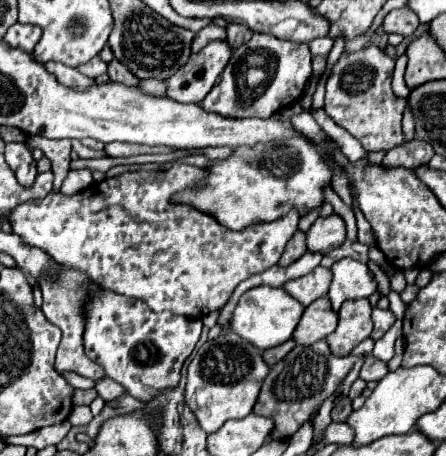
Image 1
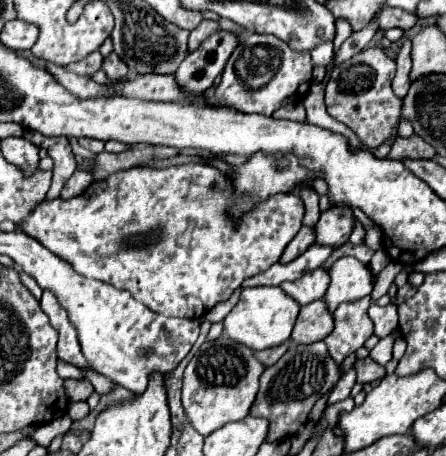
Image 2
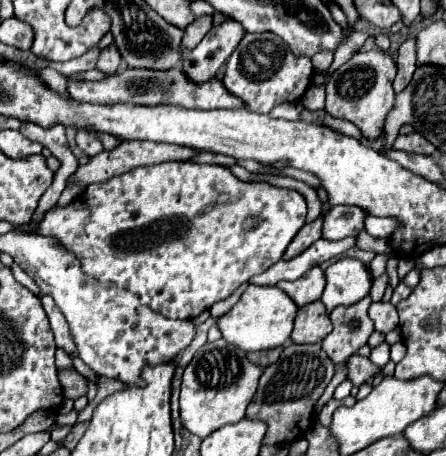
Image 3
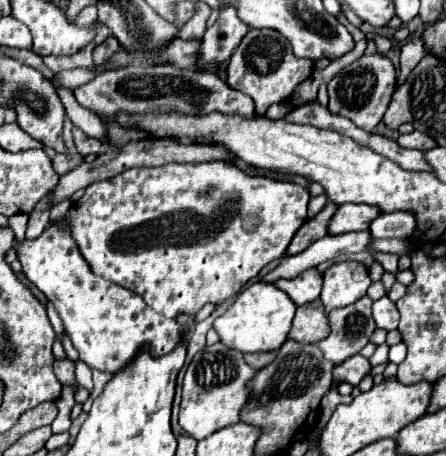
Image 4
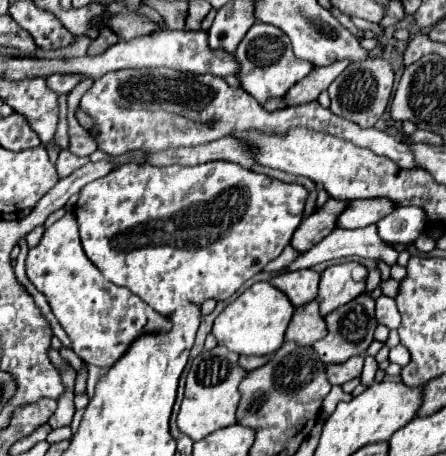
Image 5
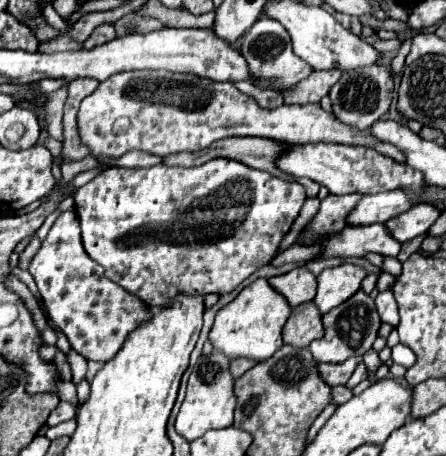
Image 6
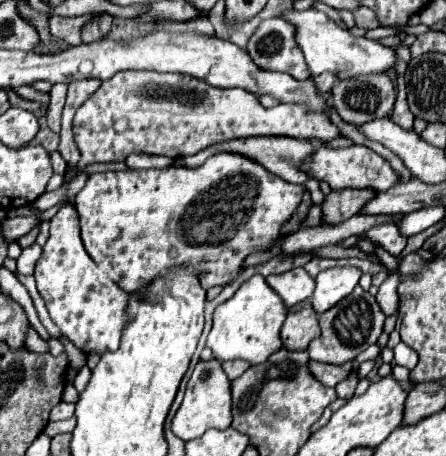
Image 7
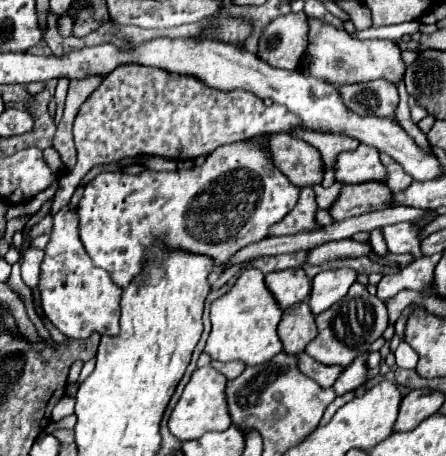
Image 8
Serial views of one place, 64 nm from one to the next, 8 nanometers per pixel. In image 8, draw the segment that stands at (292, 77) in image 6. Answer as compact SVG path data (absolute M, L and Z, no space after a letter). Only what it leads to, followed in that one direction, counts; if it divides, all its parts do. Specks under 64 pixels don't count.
M290 12L268 24L260 38L258 56L276 68L296 70L308 46L306 12Z

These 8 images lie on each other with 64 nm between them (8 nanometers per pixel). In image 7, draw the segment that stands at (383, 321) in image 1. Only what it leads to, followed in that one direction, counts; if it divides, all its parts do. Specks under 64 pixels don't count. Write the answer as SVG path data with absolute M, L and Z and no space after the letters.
M390 272L388 278L382 282L382 286L378 288L378 294L376 294L376 300L380 304L380 308L386 312L386 316L395 314L397 311L398 303L396 303L396 297L398 297L397 287L400 284L400 272Z

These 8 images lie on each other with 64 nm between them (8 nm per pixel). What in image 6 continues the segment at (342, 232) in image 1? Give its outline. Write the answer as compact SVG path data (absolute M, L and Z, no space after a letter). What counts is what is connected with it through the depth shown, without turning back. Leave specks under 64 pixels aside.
M380 192L376 196L364 196L358 206L348 214L350 226L368 226L374 222L386 222L406 210L410 210L416 202L410 200L408 192Z

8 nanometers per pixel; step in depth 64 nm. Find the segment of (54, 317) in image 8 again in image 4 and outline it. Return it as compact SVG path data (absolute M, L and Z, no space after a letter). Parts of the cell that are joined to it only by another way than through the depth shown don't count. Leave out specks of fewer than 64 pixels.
M52 224L36 240L24 240L14 248L24 274L46 294L48 302L52 302L80 360L90 368L114 374L128 364L144 344L150 346L154 356L168 354L178 344L180 326L176 320L160 316L148 308L138 294L96 276L88 268L76 248L76 240L72 240L72 232L68 232L68 224Z

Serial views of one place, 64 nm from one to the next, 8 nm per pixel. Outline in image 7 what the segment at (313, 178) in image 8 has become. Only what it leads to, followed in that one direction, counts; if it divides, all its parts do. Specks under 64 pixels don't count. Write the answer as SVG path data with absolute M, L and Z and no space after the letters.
M256 136L256 138L248 138L248 140L222 142L222 144L216 144L212 148L206 148L204 152L198 152L196 156L188 156L188 158L176 160L176 166L190 166L190 168L202 166L210 156L214 156L220 150L238 152L238 154L244 154L248 158L254 158L264 168L268 168L272 174L276 174L276 176L280 176L280 178L284 178L284 180L288 180L292 184L302 184L304 186L310 180L308 174L302 170L302 164L304 164L304 158L308 158L314 152L314 146L308 140L292 140L290 136Z

